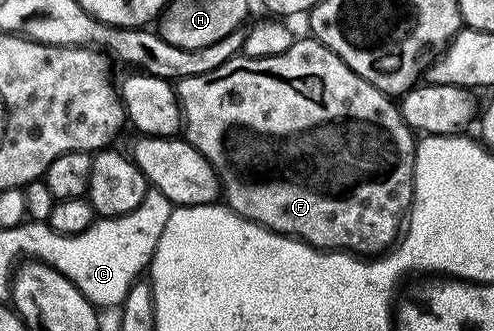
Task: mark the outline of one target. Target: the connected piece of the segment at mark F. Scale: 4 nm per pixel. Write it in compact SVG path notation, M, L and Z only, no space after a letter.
M316 39L294 40L293 46L274 57L233 57L223 67L198 77L183 77L176 82L177 100L183 114L183 137L213 164L213 170L221 181L223 201L228 208L256 225L264 225L282 237L304 241L314 249L348 251L354 255L380 255L393 248L407 221L409 206L413 204L413 168L415 167L414 130L405 124L400 108L391 102L390 94L379 91L367 79L355 75L335 51Z

